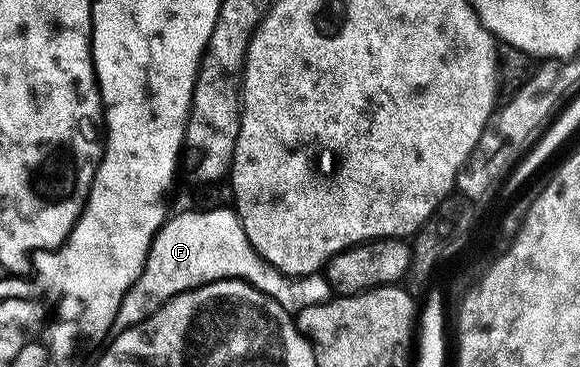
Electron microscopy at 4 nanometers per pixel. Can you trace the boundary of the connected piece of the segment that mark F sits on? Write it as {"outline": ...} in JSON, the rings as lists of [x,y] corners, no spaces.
{"outline":[[[234,208],[192,209],[192,213],[168,216],[155,233],[137,283],[133,283],[125,299],[121,299],[115,320],[116,330],[122,331],[141,323],[178,293],[228,279],[248,281],[254,289],[269,295],[285,312],[292,315],[298,315],[305,307],[331,300],[333,290],[322,272],[304,277],[286,277],[280,269],[263,260],[262,255],[249,243],[245,227],[241,227]]]}

